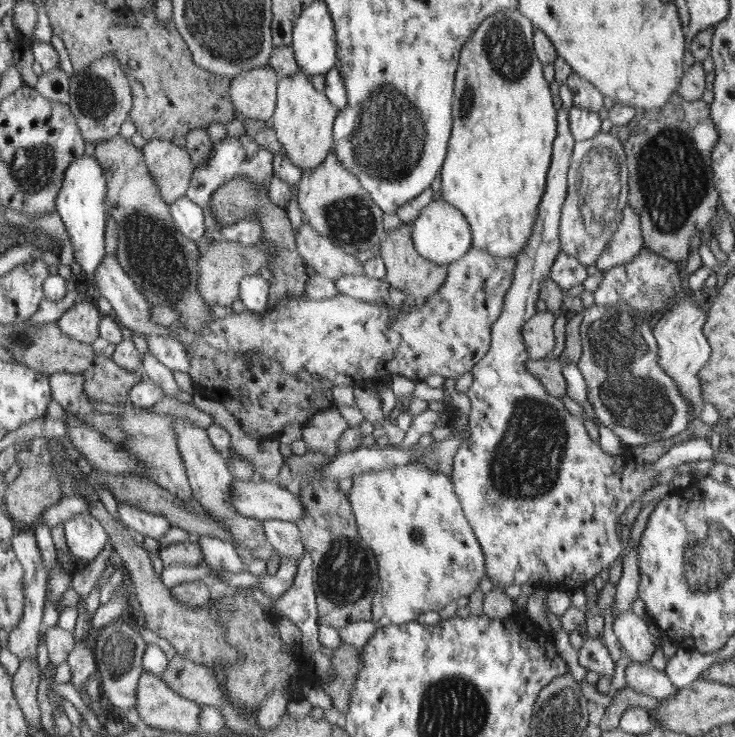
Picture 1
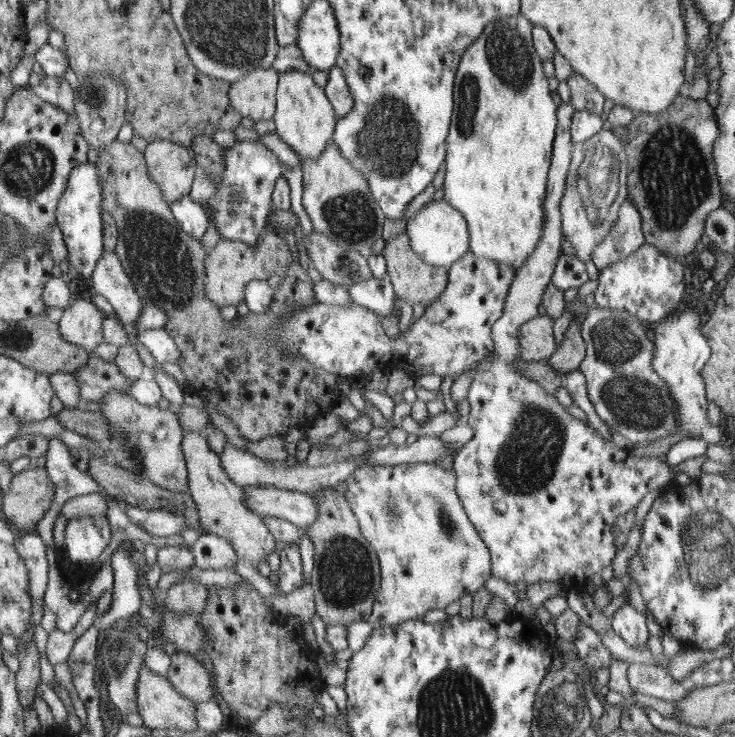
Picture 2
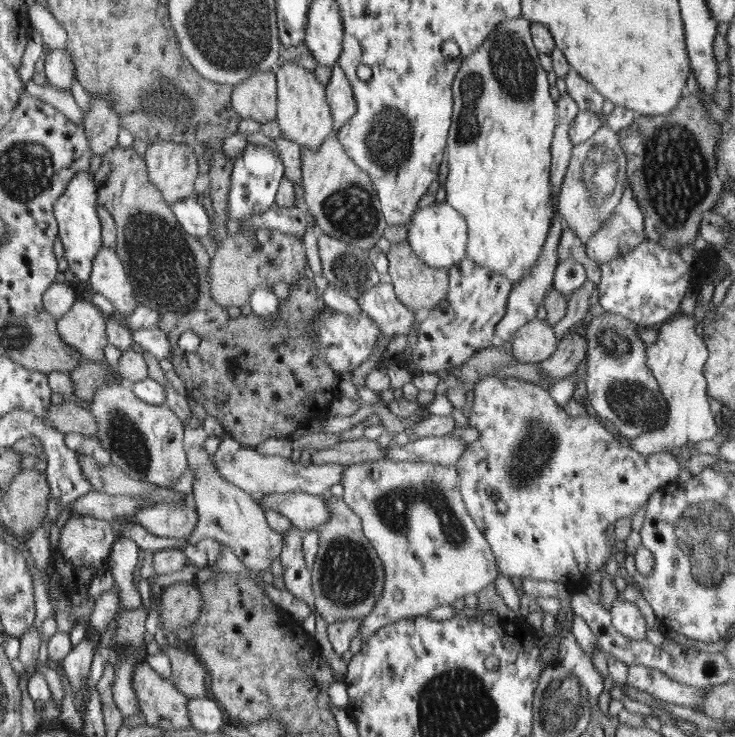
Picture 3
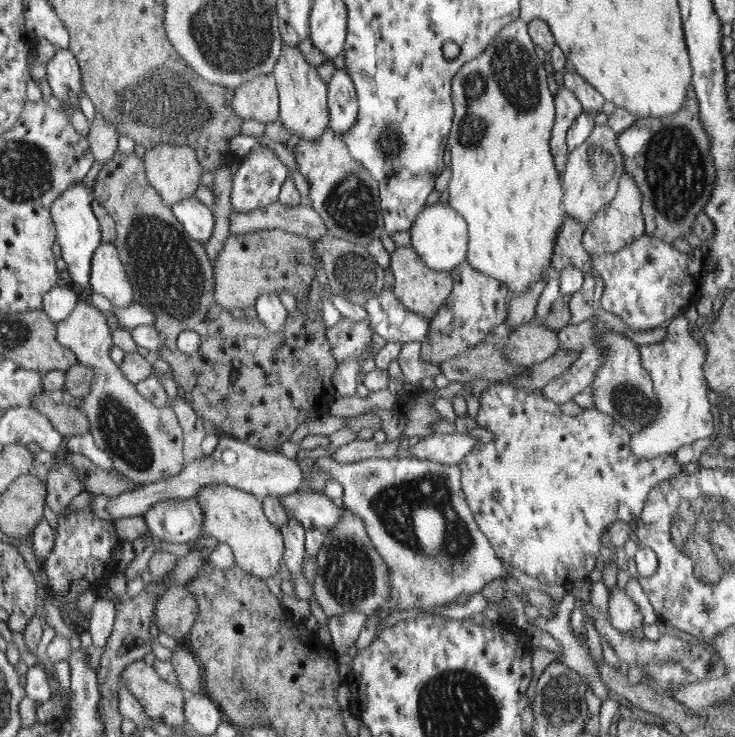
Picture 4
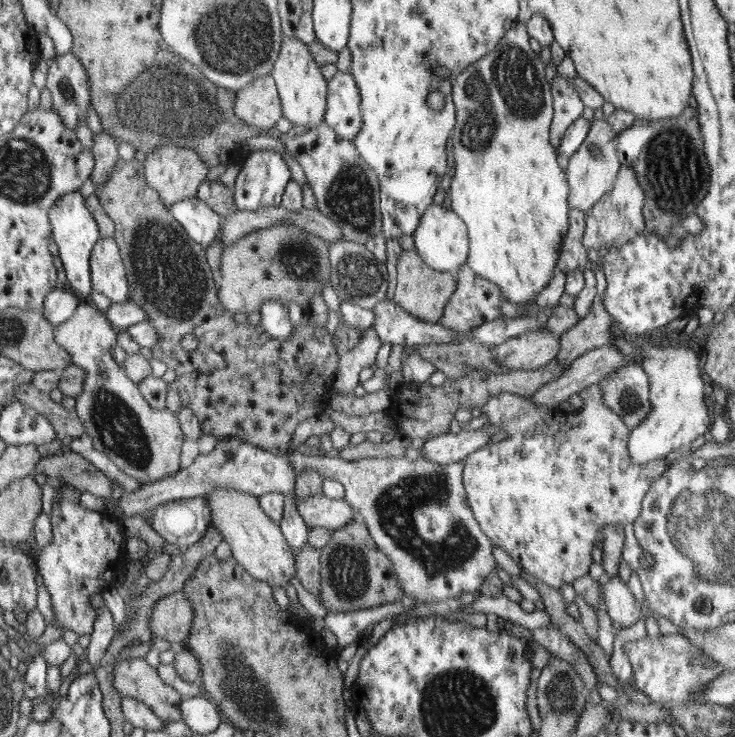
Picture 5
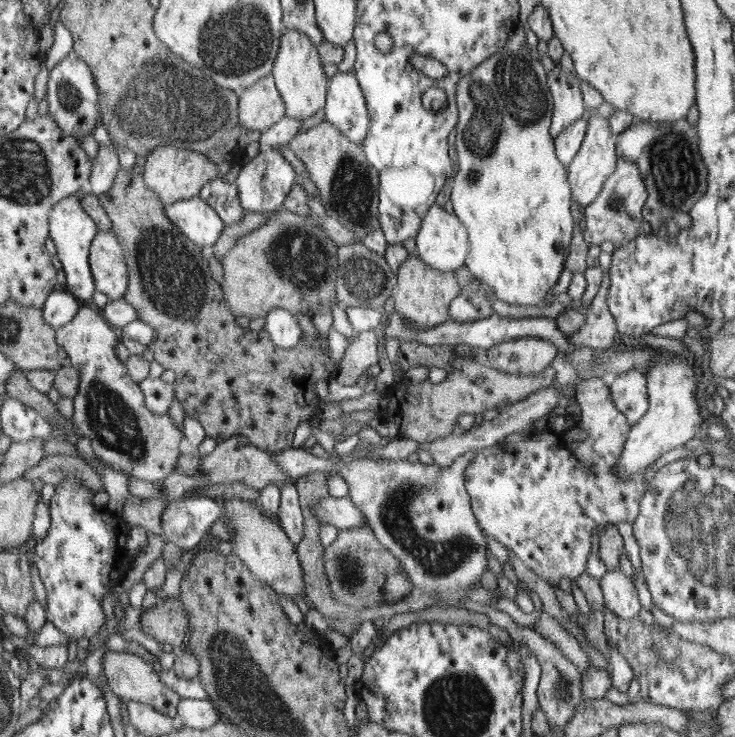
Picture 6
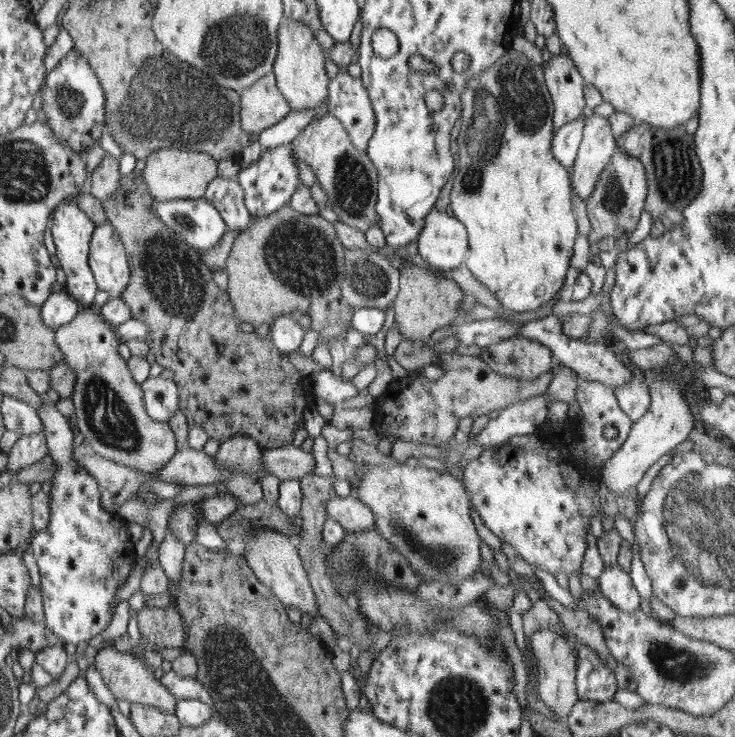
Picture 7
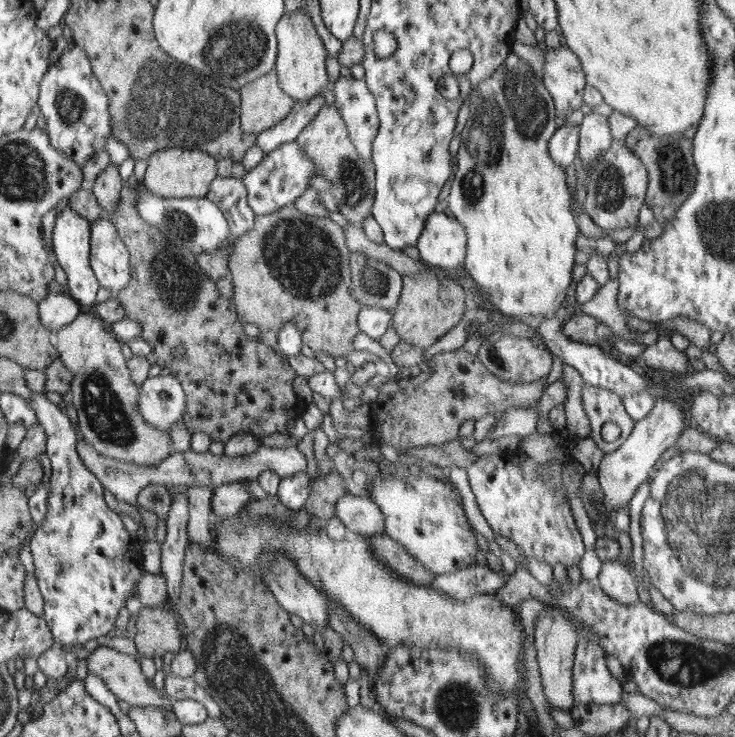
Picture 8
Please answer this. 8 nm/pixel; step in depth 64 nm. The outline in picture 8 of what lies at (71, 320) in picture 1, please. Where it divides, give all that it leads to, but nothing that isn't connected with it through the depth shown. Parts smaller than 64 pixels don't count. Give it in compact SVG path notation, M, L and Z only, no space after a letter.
M88 313L79 314L74 321L63 326L54 334L56 348L62 364L73 373L71 383L74 408L78 413L77 432L84 436L96 453L112 459L131 463L136 466L160 465L174 452L171 435L151 426L139 410L140 386L132 381L131 369L126 368L126 357L120 352L120 342L112 332L104 328L101 318L94 318Z

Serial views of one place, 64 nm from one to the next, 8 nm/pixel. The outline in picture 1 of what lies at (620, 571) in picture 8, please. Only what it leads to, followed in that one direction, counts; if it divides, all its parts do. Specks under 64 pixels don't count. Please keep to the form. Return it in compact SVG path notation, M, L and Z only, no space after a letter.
M626 610L620 616L616 616L613 622L613 630L616 634L623 653L631 661L650 664L650 660L656 650L656 638L648 629L648 618L637 616L633 611Z

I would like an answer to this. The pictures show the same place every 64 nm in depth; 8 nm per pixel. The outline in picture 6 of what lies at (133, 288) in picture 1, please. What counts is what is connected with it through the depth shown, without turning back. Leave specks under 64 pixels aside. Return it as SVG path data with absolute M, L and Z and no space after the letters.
M112 229L108 230L108 232L99 230L99 234L95 236L91 248L90 263L99 292L106 294L108 300L122 299L128 288L128 270L126 258L124 258L124 250L120 246L120 242L118 242L118 238L116 238Z

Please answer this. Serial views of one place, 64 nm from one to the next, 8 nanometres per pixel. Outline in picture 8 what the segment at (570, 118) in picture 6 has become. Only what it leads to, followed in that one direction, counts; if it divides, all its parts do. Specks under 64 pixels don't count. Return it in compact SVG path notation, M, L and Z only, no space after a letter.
M547 48L543 52L543 83L553 98L555 122L560 126L568 114L576 112L582 106L585 74L578 56L570 48Z

